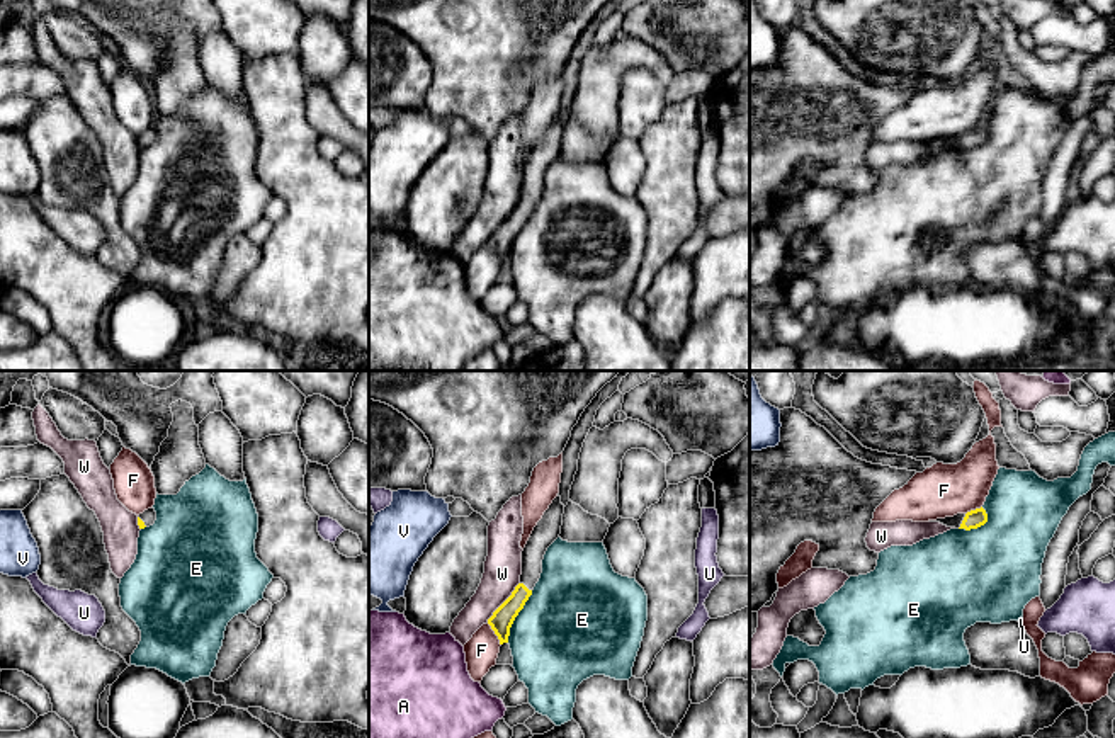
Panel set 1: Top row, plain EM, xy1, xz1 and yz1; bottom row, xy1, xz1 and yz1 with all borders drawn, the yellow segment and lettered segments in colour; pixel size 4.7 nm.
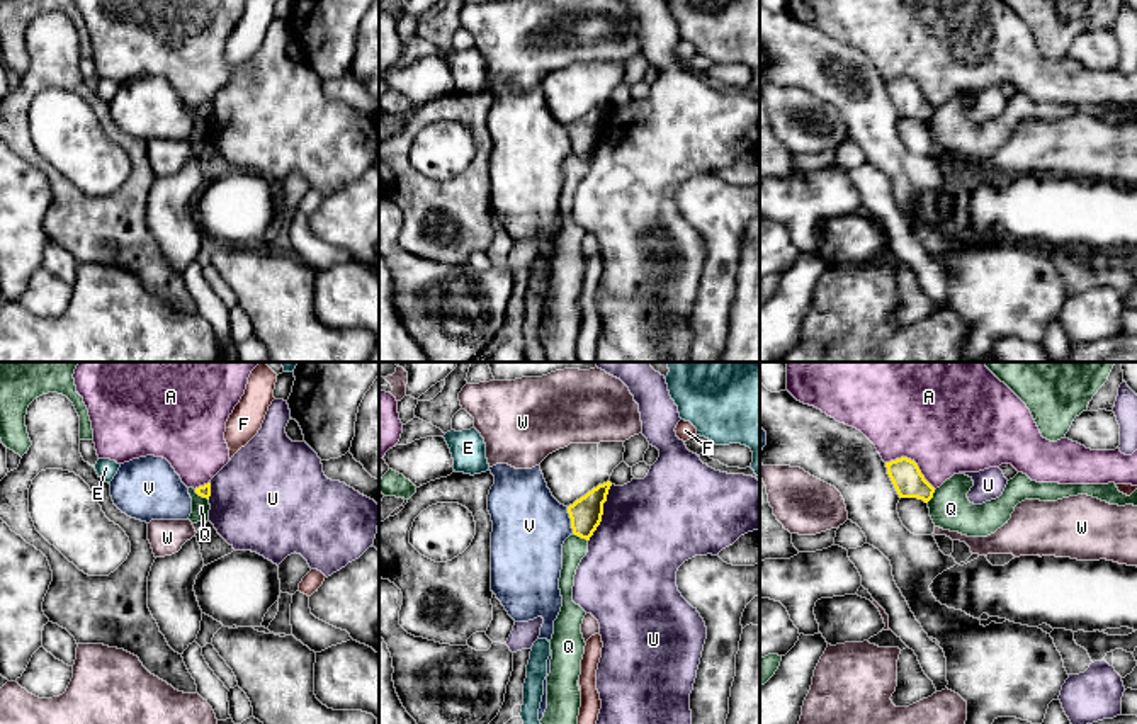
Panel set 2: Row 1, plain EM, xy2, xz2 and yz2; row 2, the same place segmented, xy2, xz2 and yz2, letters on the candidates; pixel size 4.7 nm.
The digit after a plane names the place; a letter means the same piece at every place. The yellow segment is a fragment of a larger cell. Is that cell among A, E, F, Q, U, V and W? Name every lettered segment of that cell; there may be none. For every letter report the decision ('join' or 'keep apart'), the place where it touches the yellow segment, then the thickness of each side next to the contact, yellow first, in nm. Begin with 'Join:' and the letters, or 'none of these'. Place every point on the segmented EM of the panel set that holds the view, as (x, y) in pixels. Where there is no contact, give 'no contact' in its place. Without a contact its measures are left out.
Join: none of these
A: keep apart; contact yz2 (913, 461); calibres 140 and 500 nm
E: keep apart; contact xz1 (517, 614); calibres 110 and 480 nm
F: keep apart; contact xz1 (495, 633); calibres 110 and 160 nm
Q: keep apart; contact xy2 (201, 495); calibres 60 and 90 nm
U: keep apart; contact xz2 (602, 514); calibres 150 and 460 nm
V: keep apart; contact xz2 (571, 520); calibres 150 and 360 nm
W: keep apart; contact xz1 (503, 602); calibres 110 and 180 nm

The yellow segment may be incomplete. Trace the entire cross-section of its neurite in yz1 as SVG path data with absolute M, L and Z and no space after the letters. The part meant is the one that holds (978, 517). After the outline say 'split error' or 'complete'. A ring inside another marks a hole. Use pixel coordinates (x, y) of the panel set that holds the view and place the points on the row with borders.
M981 507L981 508L971 510L967 514L957 514L954 517L937 519L937 520L930 520L930 522L940 522L947 527L971 531L971 529L977 529L977 527L984 525L988 522L988 514Z; split error

